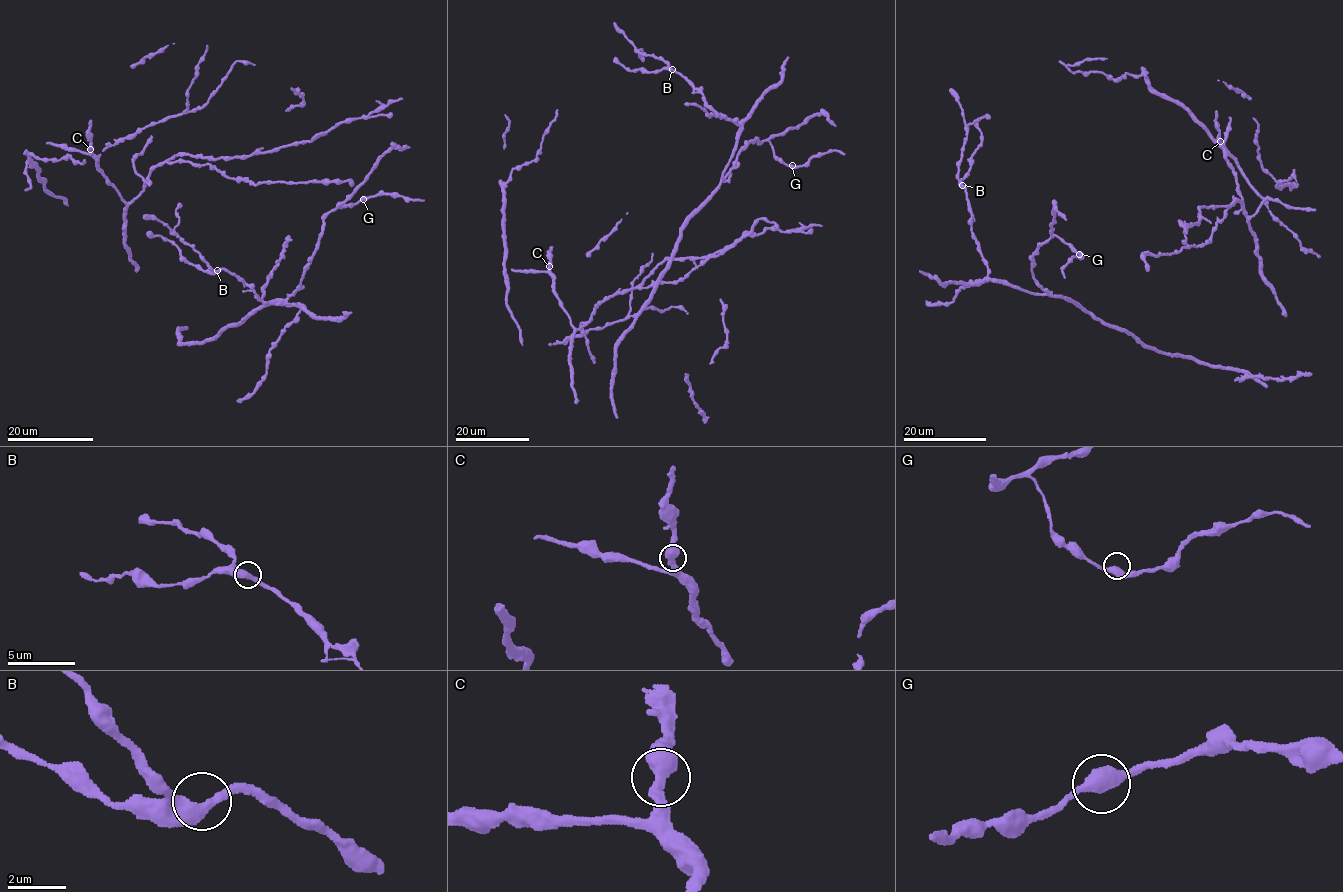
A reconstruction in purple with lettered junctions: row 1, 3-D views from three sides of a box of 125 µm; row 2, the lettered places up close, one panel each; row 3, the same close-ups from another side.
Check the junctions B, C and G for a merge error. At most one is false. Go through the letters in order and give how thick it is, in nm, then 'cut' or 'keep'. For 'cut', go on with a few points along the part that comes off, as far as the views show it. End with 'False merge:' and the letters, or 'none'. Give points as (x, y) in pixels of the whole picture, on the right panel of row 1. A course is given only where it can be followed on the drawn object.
B: 460 nm | keep
C: 460 nm | keep
G: 460 nm | keep
False merge: none

